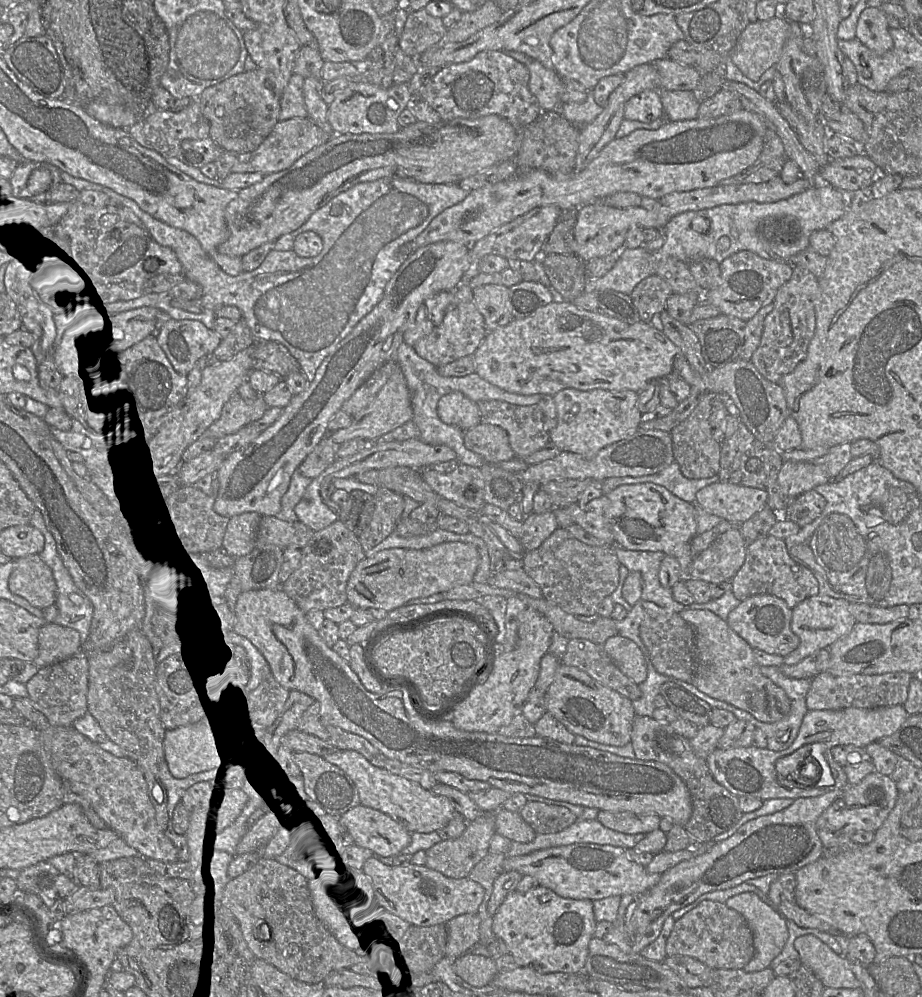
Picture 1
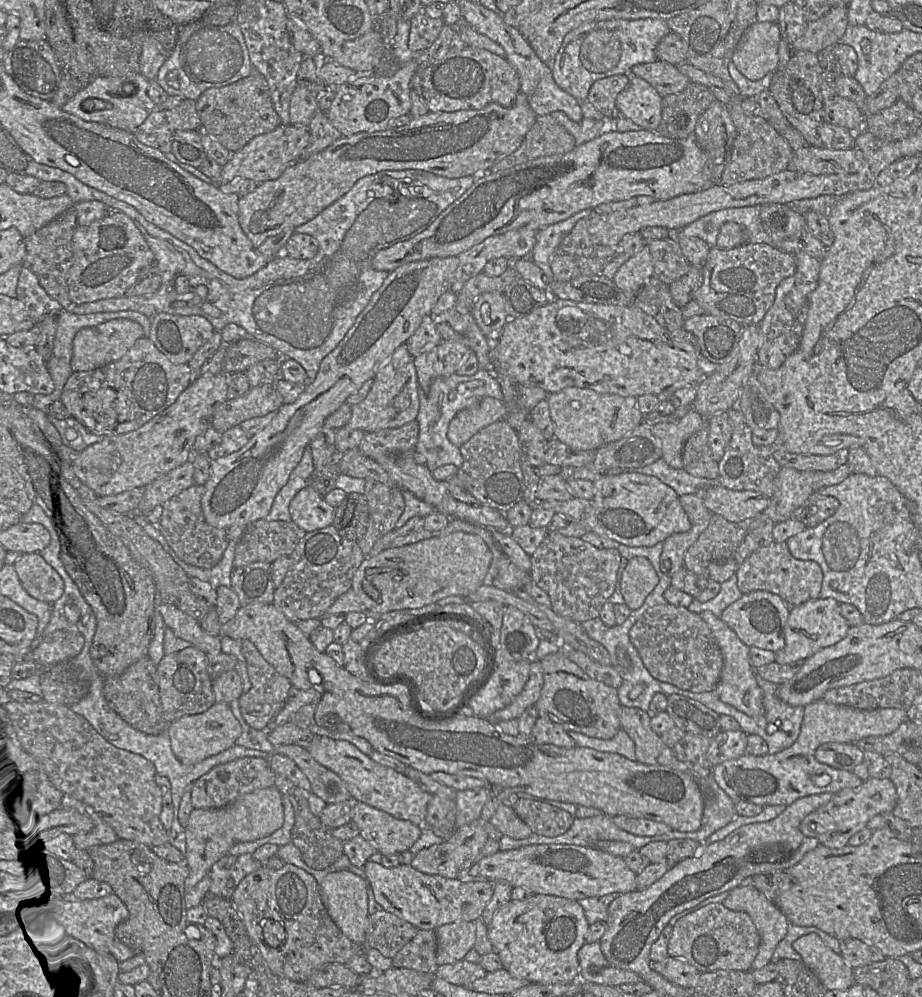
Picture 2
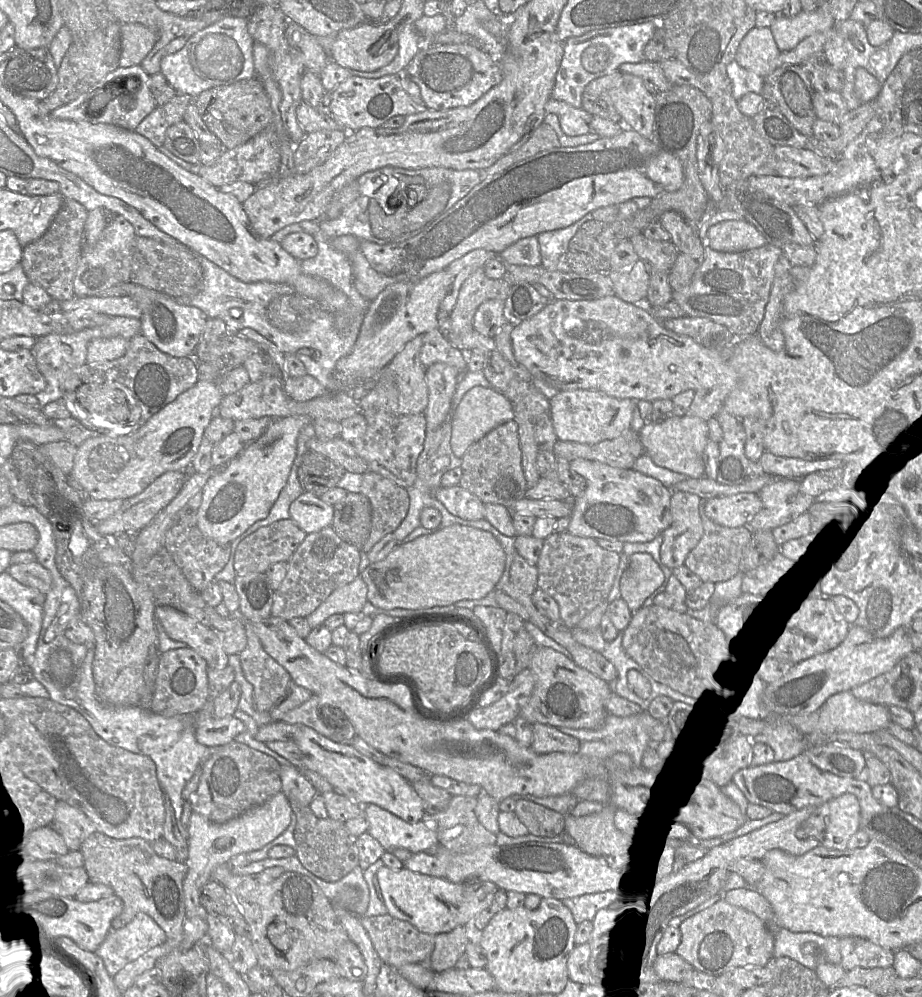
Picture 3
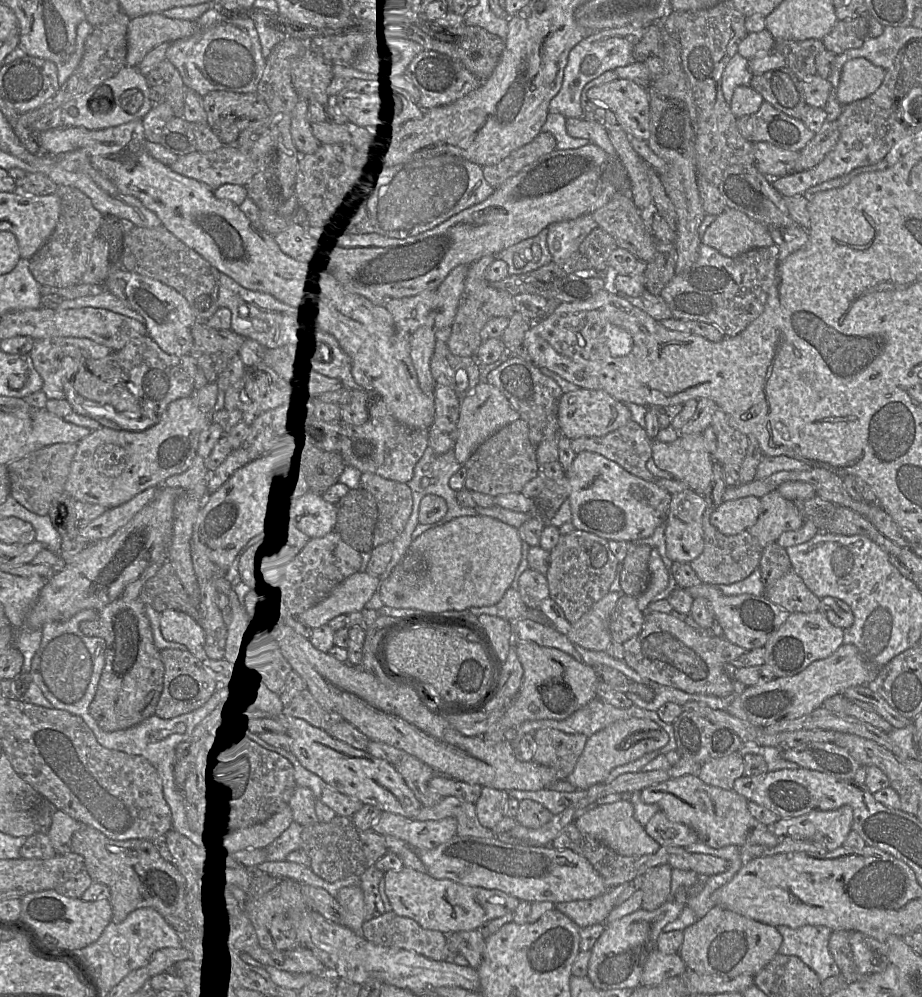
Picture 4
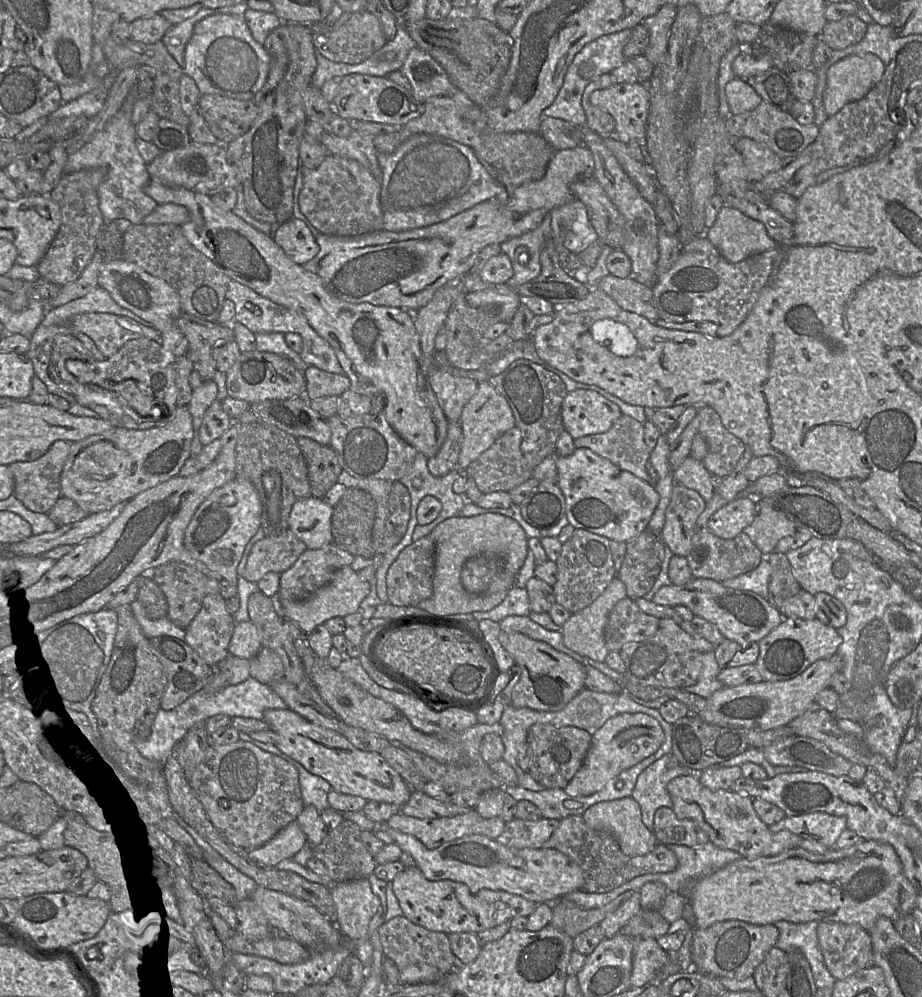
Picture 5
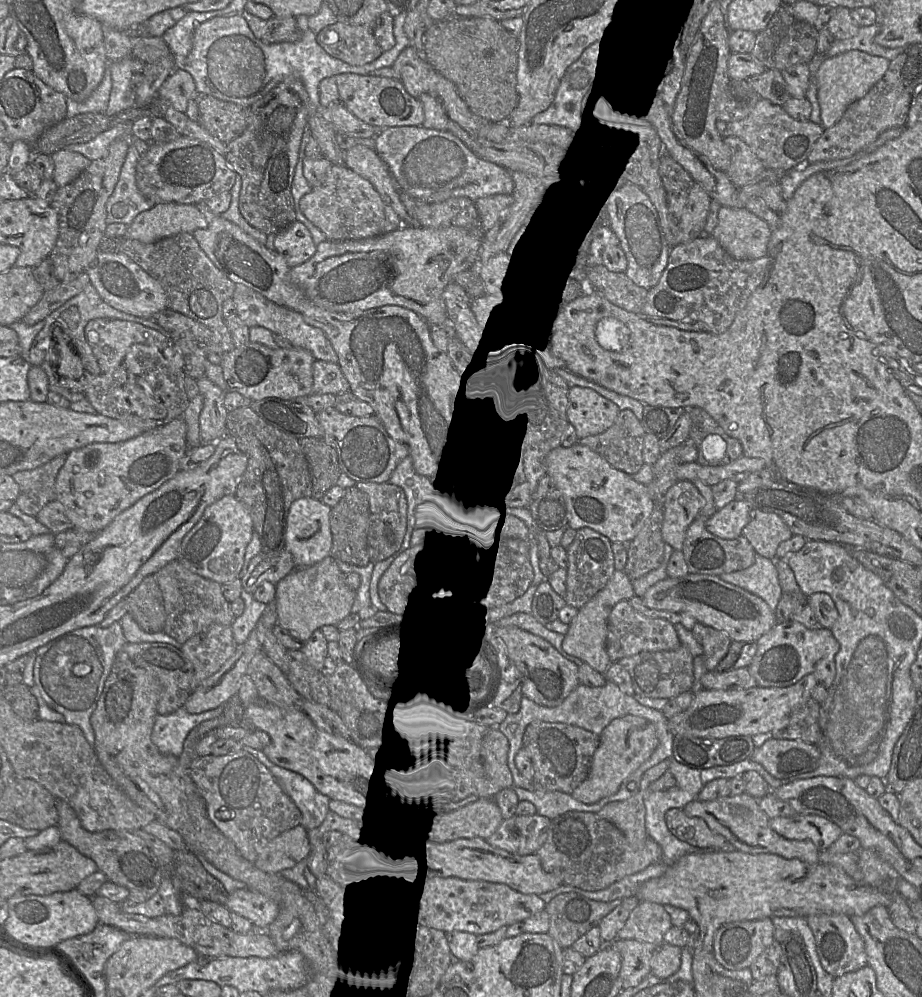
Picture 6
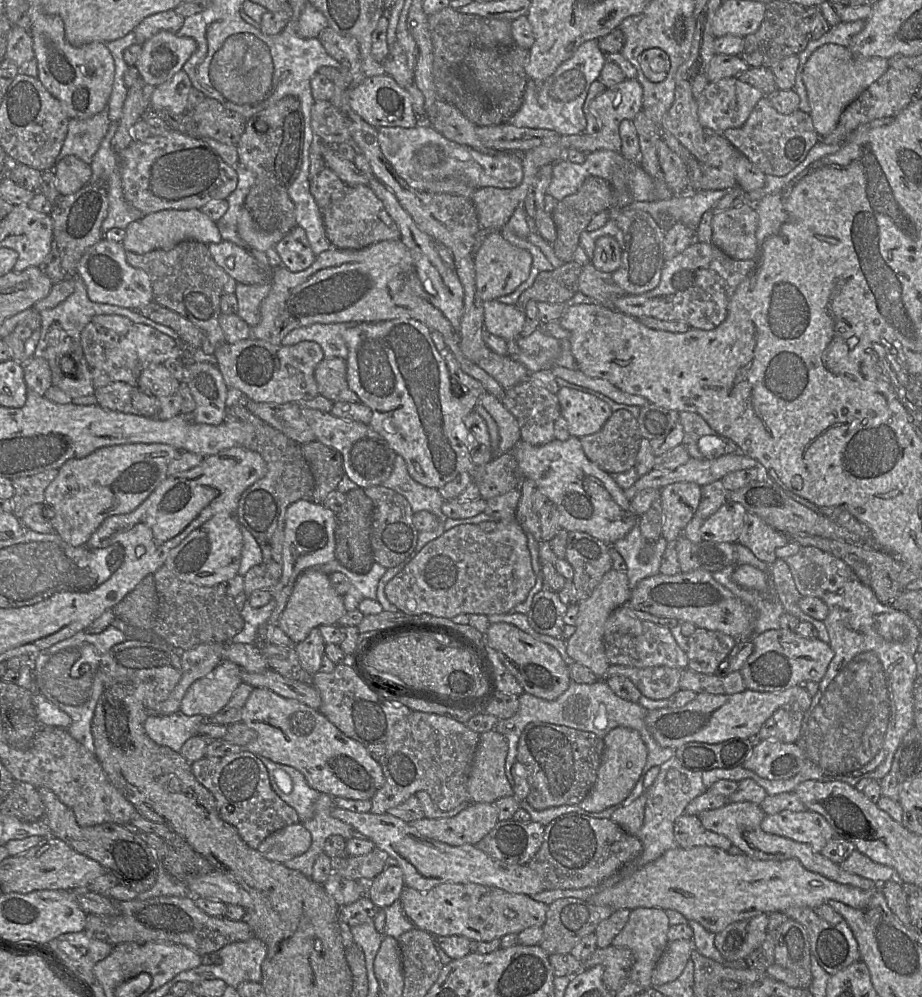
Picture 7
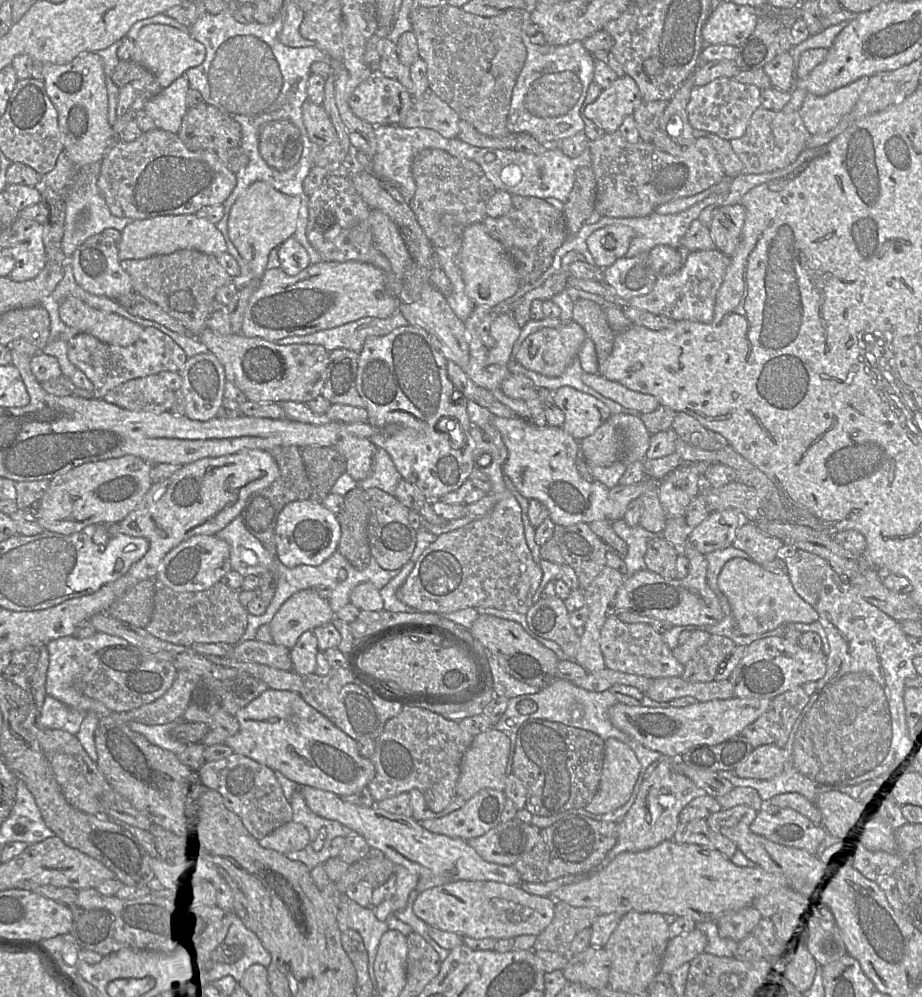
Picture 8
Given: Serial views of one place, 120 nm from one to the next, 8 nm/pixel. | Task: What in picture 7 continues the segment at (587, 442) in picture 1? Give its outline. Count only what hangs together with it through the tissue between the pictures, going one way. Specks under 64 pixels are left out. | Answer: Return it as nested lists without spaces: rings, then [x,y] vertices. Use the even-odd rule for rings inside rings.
[[[560,387],[556,396],[568,431],[577,438],[598,432],[613,413],[606,402],[586,392]]]

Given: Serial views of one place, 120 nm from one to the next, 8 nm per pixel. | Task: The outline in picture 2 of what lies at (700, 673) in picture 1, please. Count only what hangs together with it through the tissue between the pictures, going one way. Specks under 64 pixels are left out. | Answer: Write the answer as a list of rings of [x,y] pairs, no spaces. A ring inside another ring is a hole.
[[[703,611],[699,615],[709,626],[723,656],[723,668],[720,681],[714,690],[719,699],[723,703],[735,707],[748,716],[758,717],[763,715],[763,691],[757,683],[756,670],[750,662],[750,647],[744,644],[735,631],[711,611]]]

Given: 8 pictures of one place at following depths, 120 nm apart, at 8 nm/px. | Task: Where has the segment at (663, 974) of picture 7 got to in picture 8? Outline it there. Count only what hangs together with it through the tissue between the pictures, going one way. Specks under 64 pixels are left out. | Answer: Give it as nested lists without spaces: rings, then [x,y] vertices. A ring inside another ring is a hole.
[[[697,928],[670,939],[662,958],[660,971],[671,975],[683,964],[691,962],[697,955],[704,953],[706,945],[706,935]]]

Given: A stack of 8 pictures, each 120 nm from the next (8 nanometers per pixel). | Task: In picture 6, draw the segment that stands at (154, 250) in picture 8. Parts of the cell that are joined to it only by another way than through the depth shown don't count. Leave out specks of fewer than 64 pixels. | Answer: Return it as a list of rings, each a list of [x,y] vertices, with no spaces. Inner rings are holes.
[[[159,203],[140,213],[128,226],[126,238],[143,243],[153,243],[179,233],[192,234],[197,229],[205,229],[208,222],[205,216],[193,204]]]

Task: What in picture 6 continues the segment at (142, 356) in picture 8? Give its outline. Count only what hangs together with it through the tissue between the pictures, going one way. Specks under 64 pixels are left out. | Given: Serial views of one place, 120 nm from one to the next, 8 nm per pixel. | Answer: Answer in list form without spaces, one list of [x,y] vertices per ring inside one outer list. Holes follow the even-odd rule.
[[[116,318],[92,319],[84,330],[102,374],[112,374],[134,344],[153,345],[161,351],[172,344],[171,338],[157,330]]]

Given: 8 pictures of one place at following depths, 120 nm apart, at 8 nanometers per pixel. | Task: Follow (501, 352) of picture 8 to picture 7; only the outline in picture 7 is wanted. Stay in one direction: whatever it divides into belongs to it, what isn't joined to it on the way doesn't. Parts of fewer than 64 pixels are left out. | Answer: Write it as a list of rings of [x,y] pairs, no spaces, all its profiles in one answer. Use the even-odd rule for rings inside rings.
[[[490,300],[483,303],[484,328],[506,341],[518,338],[525,323],[525,312],[513,304]]]

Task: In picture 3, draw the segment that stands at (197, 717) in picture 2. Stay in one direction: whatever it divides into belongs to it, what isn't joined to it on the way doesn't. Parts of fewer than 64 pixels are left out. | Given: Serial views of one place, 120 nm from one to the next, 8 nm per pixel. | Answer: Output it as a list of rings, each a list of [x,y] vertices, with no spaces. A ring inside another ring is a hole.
[[[200,713],[194,714],[195,737],[198,743],[208,747],[223,746],[234,741],[235,737],[246,731],[242,721],[234,715],[225,718],[215,716],[200,719]]]

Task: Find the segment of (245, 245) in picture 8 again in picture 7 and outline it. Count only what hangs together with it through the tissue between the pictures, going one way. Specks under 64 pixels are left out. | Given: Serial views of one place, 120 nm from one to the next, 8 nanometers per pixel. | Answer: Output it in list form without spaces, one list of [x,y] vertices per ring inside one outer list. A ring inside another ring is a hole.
[[[243,207],[238,218],[237,232],[248,250],[266,252],[284,237],[279,231],[267,232],[258,227],[249,211]]]

